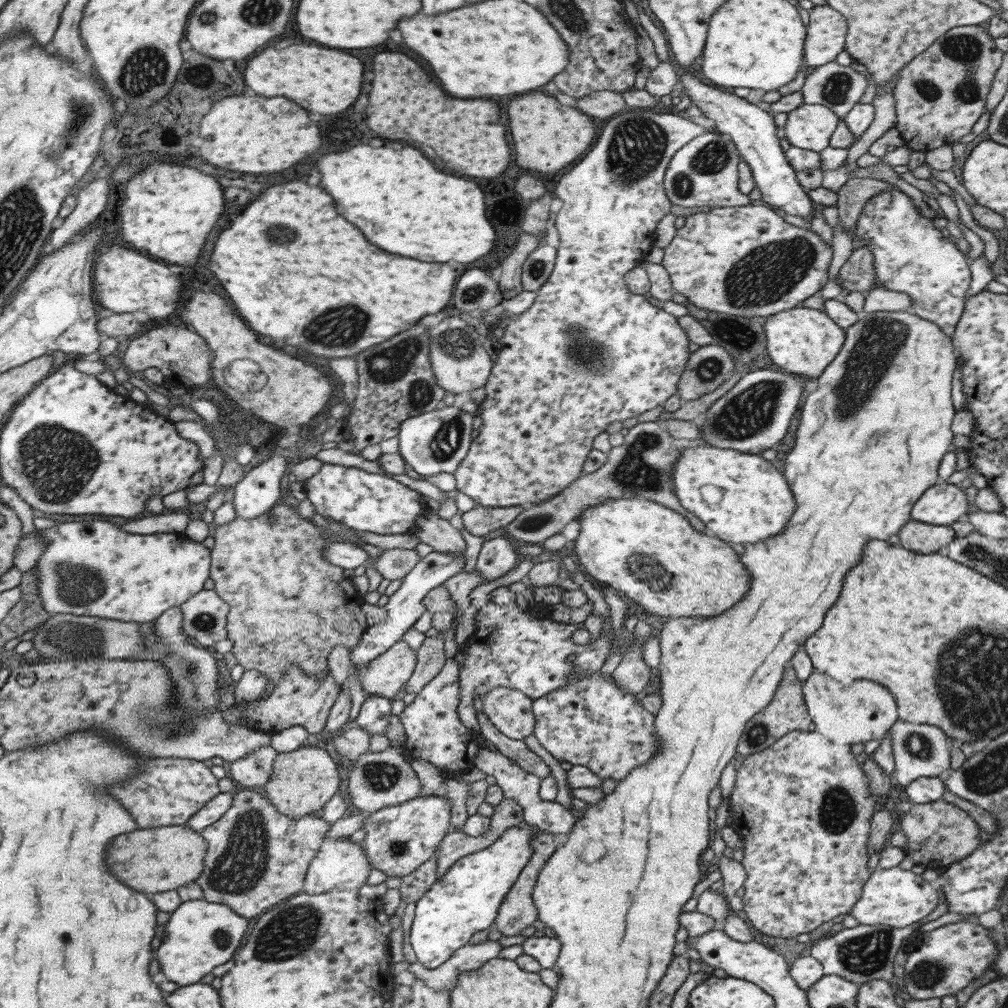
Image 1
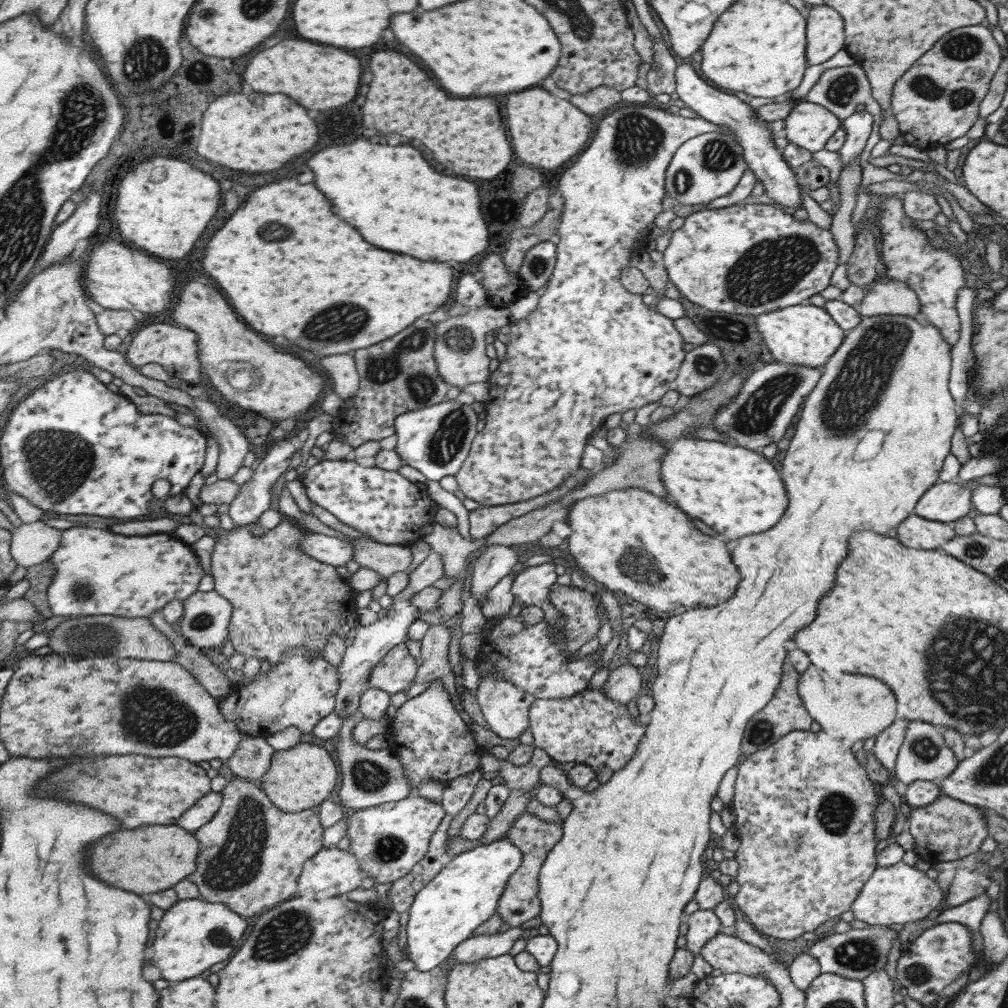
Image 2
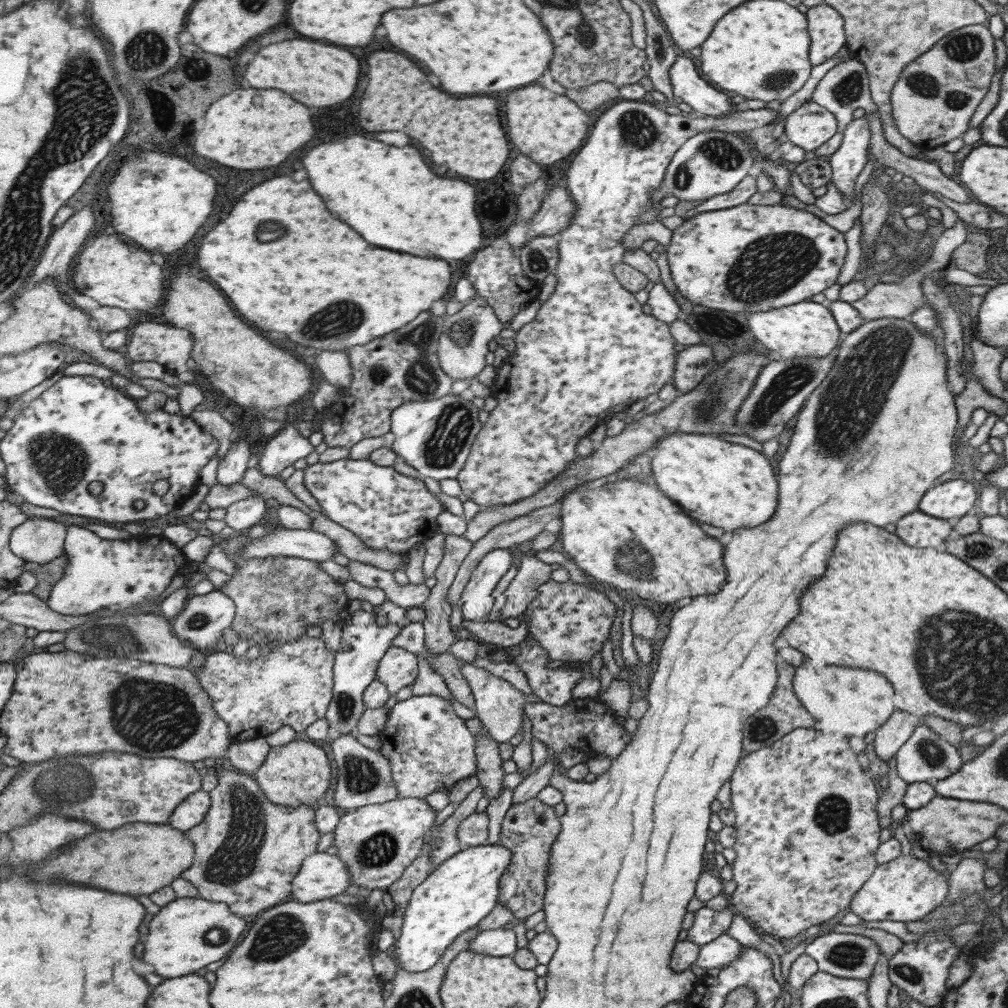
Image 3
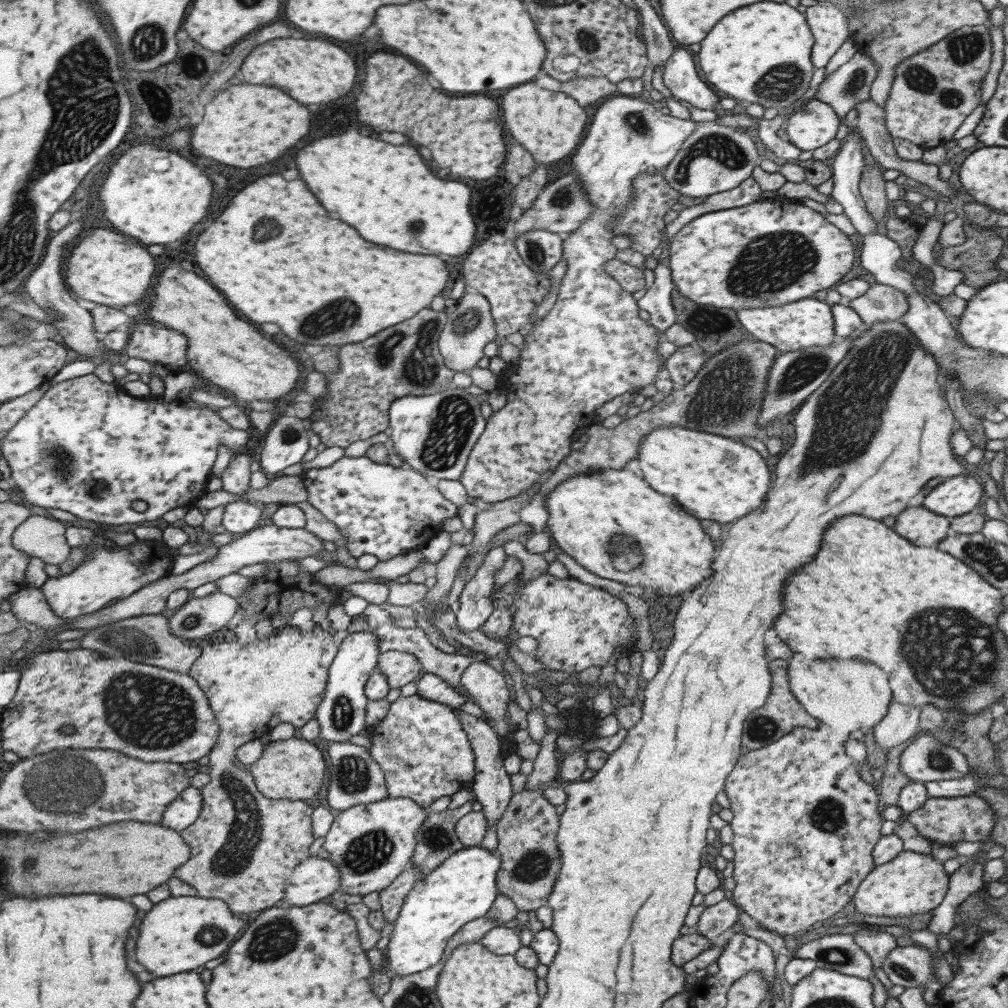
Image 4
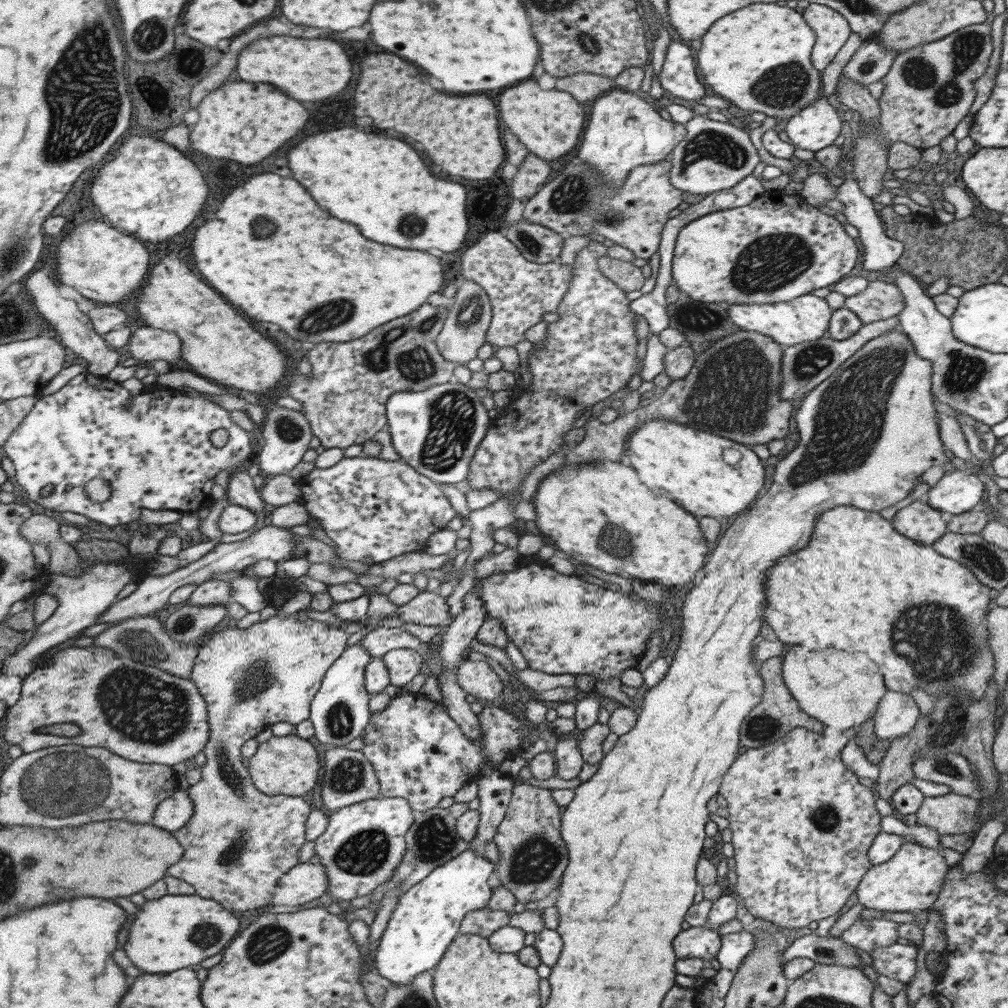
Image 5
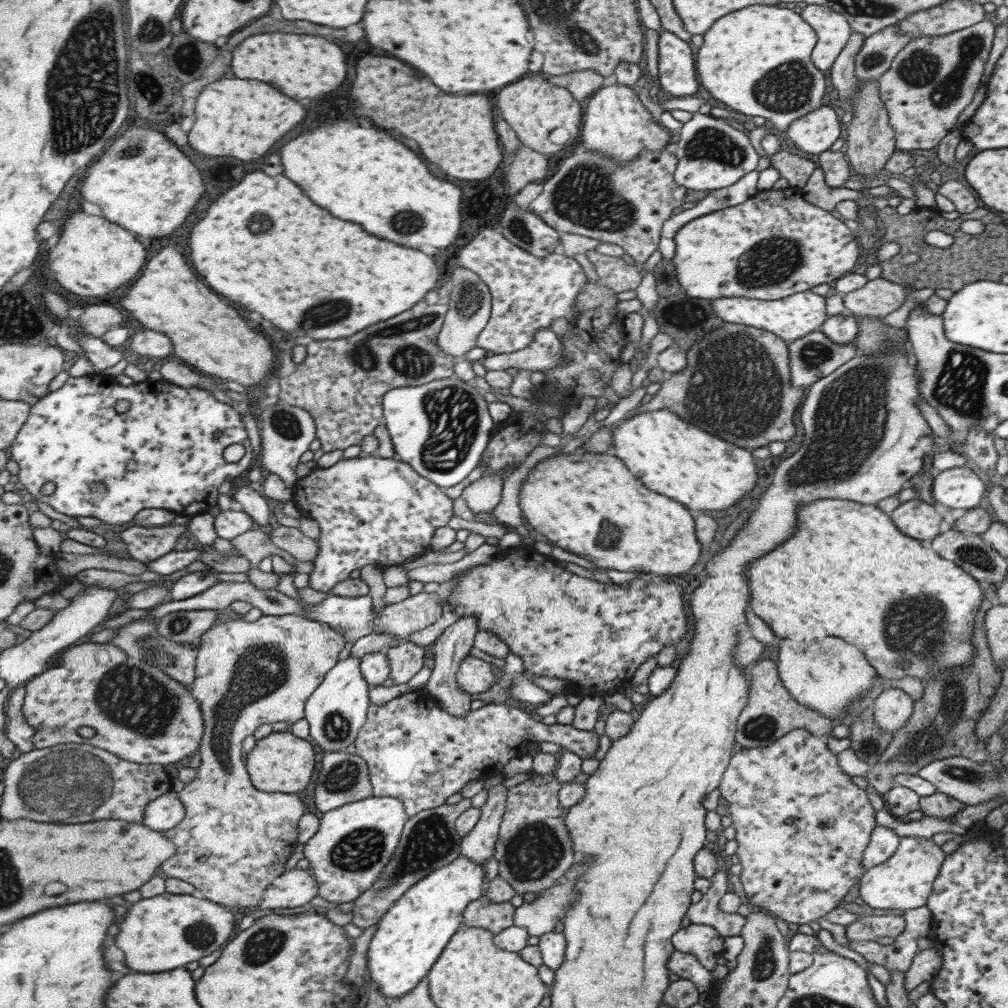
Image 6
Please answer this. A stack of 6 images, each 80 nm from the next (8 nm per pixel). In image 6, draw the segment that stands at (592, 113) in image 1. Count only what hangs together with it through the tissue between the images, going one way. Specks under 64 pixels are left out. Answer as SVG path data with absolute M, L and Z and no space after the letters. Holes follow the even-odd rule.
M577 70L563 75L550 76L551 84L561 86L577 101L589 98L603 84L603 77L594 70Z

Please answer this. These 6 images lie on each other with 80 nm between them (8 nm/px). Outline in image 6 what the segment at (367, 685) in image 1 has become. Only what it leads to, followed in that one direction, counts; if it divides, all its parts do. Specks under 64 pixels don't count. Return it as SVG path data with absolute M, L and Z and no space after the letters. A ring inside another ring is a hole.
M403 641L386 651L389 674L392 684L405 684L415 672L427 663L424 648L415 646L410 641Z

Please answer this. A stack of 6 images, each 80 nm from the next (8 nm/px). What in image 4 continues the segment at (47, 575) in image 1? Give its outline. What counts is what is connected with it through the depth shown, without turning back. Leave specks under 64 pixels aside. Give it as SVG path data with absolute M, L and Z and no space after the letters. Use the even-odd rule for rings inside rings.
M67 526L65 540L71 548L86 546L92 552L89 558L77 566L68 575L56 578L52 583L43 586L42 591L52 606L53 612L69 622L80 616L99 612L103 608L115 605L115 600L125 600L141 588L165 578L173 568L173 555L162 542L138 541L135 545L120 549L105 549L93 547L96 533L86 527Z

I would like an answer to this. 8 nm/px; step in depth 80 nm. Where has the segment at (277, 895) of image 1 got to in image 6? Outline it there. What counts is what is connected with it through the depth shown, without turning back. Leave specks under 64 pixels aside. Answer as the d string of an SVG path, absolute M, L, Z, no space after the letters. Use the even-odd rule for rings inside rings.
M293 614L283 616L264 616L262 615L256 622L244 622L242 618L238 620L225 620L219 626L213 626L205 632L202 645L198 652L198 662L196 670L196 679L191 686L192 693L195 698L201 703L201 708L205 720L205 734L201 741L201 746L197 754L201 758L199 768L196 768L196 773L189 783L185 783L182 789L177 792L180 799L186 806L186 817L179 826L166 831L166 835L176 844L177 852L173 858L169 859L165 864L163 875L169 878L181 879L189 884L193 884L199 890L199 894L203 898L209 899L211 902L220 903L221 906L237 906L237 908L249 908L249 906L256 906L260 898L264 896L265 889L274 878L277 878L283 871L285 871L285 863L290 858L294 851L294 847L298 843L297 823L299 818L305 812L305 805L297 795L287 794L283 792L265 792L257 790L250 783L248 772L244 767L243 758L243 740L245 737L251 736L255 729L262 724L272 724L273 722L285 722L293 724L304 716L304 704L309 695L317 688L317 685L323 680L325 673L335 665L337 655L345 645L342 632L332 630L328 625L315 620L308 620L302 616L293 616Z

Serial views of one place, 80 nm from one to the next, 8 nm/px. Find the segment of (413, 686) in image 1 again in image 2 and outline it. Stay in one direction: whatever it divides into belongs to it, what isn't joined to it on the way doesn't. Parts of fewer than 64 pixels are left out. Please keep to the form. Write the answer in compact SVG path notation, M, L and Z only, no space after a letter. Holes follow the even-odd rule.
M427 624L427 631L423 633L421 642L421 656L419 664L411 684L423 684L433 679L441 679L443 688L447 690L451 703L458 716L470 727L473 721L463 710L454 687L454 672L448 664L447 651L449 645L449 628L445 624Z

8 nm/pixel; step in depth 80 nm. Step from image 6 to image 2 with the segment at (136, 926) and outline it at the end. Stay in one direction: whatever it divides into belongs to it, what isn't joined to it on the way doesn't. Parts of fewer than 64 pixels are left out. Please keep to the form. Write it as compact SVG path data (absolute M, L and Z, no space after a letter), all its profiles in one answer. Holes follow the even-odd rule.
M203 898L177 902L159 922L157 938L153 942L155 966L163 970L165 980L183 982L201 976L209 966L223 962L243 938L247 924L228 906L205 901Z

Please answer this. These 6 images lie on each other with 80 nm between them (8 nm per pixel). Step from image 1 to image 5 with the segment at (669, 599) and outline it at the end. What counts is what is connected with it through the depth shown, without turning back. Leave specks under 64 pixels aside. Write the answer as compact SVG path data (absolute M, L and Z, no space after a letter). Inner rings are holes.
M601 460L583 464L564 464L544 476L536 493L530 498L537 520L529 526L538 534L545 534L557 550L578 562L621 578L660 584L665 589L680 587L699 576L707 554L706 540L700 531L698 518L682 506L649 490L631 466Z

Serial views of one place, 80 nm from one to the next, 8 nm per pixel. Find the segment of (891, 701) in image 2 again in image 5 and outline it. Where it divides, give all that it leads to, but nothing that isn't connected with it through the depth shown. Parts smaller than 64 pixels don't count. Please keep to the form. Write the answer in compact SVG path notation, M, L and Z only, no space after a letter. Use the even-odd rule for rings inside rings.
M797 645L785 649L785 655L781 656L784 685L801 710L824 727L822 735L829 738L837 750L842 750L848 741L843 731L859 727L876 712L877 703L887 689L883 675L865 654L859 652L847 654L847 650L841 652L843 649L809 651Z

